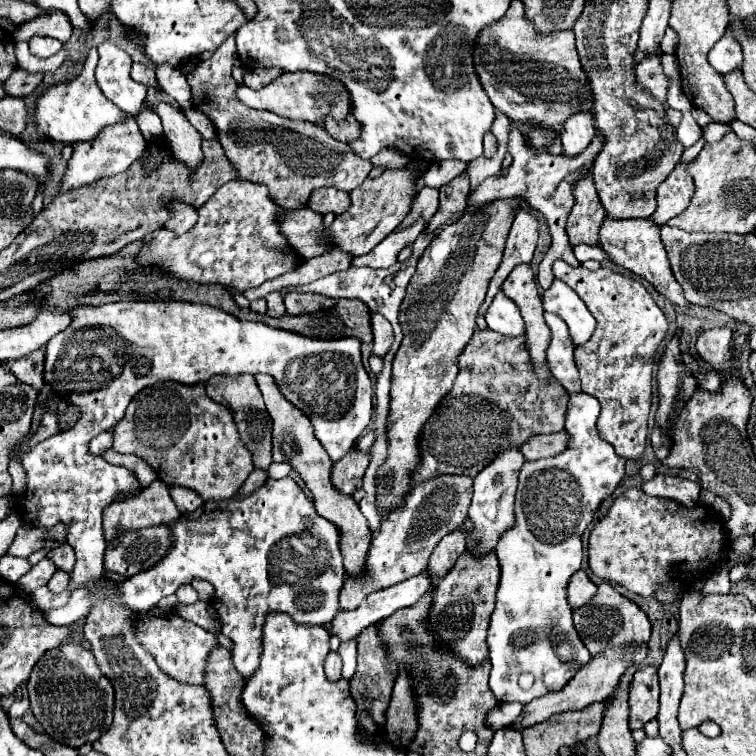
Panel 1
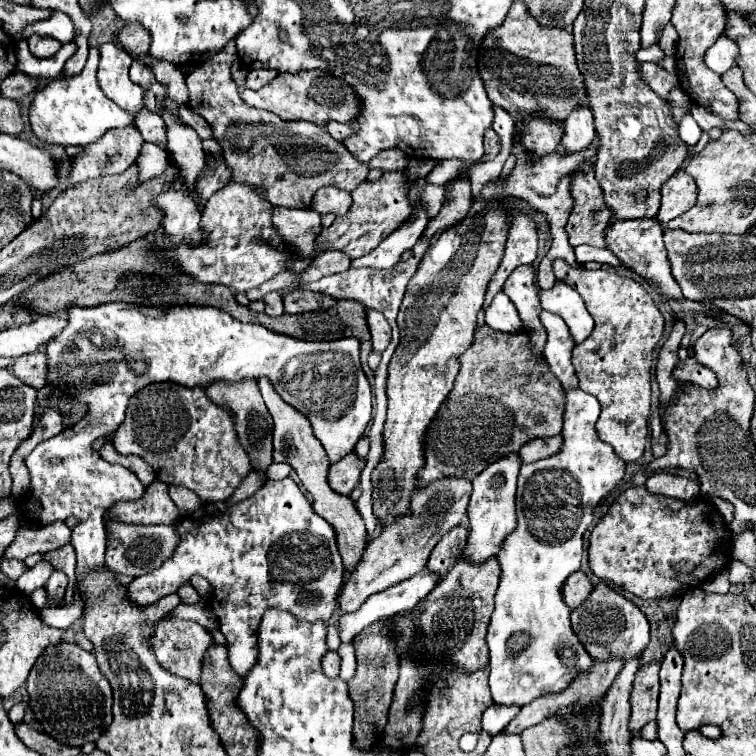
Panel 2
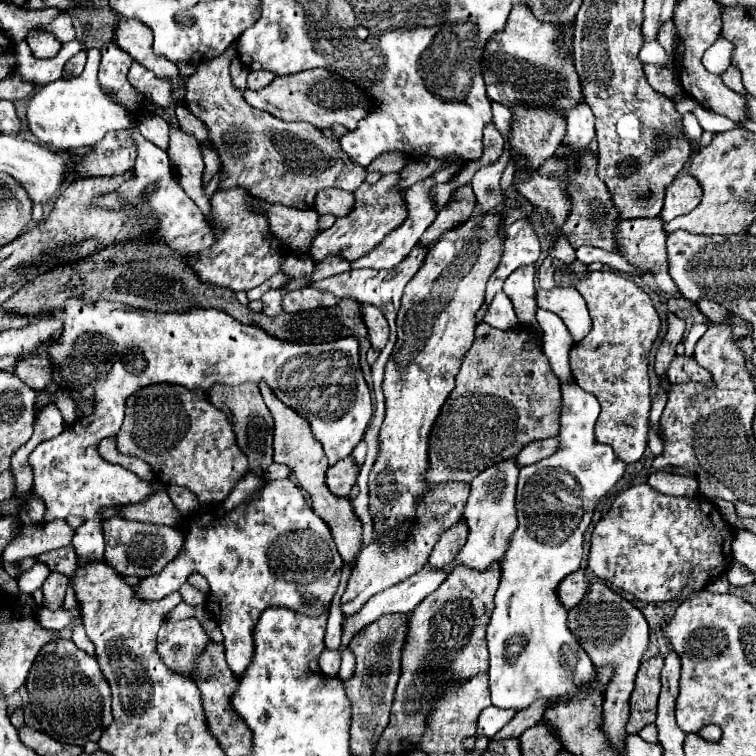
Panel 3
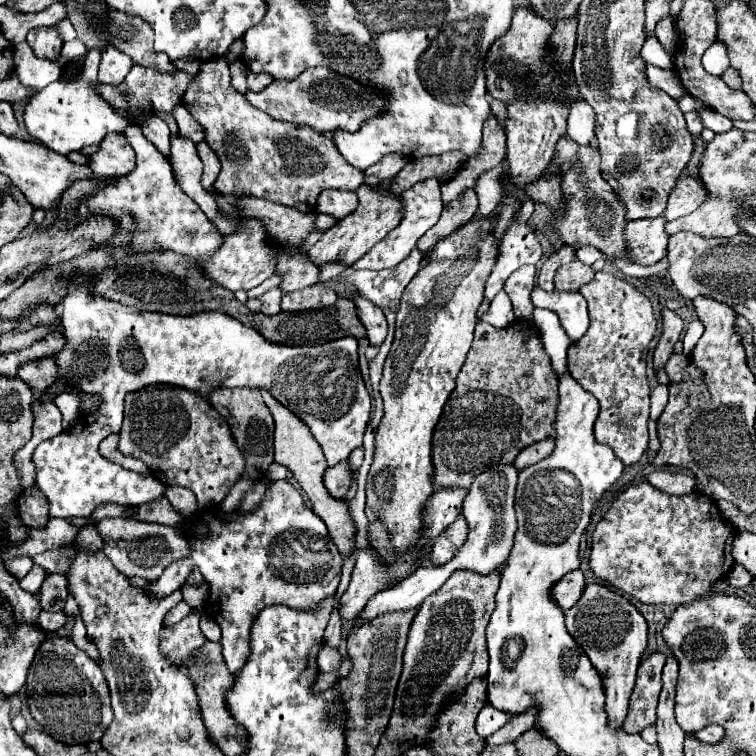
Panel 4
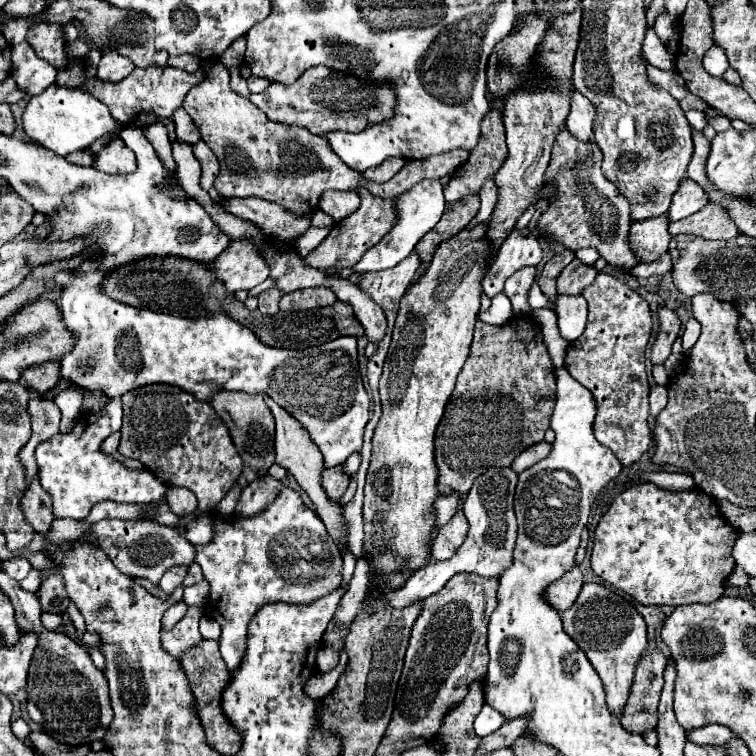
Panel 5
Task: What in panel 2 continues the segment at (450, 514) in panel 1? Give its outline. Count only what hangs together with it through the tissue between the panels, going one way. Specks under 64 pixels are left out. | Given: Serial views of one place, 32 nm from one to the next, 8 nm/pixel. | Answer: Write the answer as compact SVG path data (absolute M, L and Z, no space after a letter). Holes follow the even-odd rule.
M444 478L444 480L434 480L428 486L420 486L416 494L412 494L412 512L408 512L408 516L400 516L396 524L388 524L388 528L382 528L380 536L368 544L362 562L348 576L342 588L340 610L354 612L372 592L382 592L422 572L440 536L444 536L446 532L450 532L452 528L464 522L470 494L472 494L472 482L464 478Z

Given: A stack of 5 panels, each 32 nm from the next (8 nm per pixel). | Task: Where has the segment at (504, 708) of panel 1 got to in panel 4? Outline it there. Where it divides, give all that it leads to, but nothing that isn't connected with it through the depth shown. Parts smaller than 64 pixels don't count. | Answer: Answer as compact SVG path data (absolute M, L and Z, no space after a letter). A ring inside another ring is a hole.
M484 706L482 712L478 714L478 722L476 722L476 732L478 736L486 738L486 736L492 736L496 730L500 730L506 722L510 720L510 714L508 712L500 712L492 706Z

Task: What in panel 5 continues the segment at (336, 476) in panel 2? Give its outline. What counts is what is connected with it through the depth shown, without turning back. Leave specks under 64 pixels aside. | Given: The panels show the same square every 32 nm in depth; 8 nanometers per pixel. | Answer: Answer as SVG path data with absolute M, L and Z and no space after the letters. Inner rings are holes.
M342 464L322 472L322 486L332 500L340 500L344 496L346 488L348 488L348 482L350 482L350 476L344 472Z

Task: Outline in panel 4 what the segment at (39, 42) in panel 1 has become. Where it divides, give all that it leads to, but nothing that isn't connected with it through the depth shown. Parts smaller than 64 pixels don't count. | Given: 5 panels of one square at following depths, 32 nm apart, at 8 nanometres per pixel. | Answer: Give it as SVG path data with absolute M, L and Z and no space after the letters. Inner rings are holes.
M46 26L44 28L34 28L32 32L28 32L26 42L34 50L36 58L54 60L54 58L58 58L60 50L62 50L62 40L58 38L56 30L46 28Z

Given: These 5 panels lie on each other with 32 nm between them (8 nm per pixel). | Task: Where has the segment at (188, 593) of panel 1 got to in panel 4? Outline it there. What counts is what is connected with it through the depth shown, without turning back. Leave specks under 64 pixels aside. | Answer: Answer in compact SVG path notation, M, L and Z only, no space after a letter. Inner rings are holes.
M184 584L182 588L182 594L184 594L184 602L186 604L190 604L192 608L200 608L200 606L204 606L204 602L206 602L206 596L208 596L208 586L200 586L200 588L194 588L194 586L188 586L188 584Z

